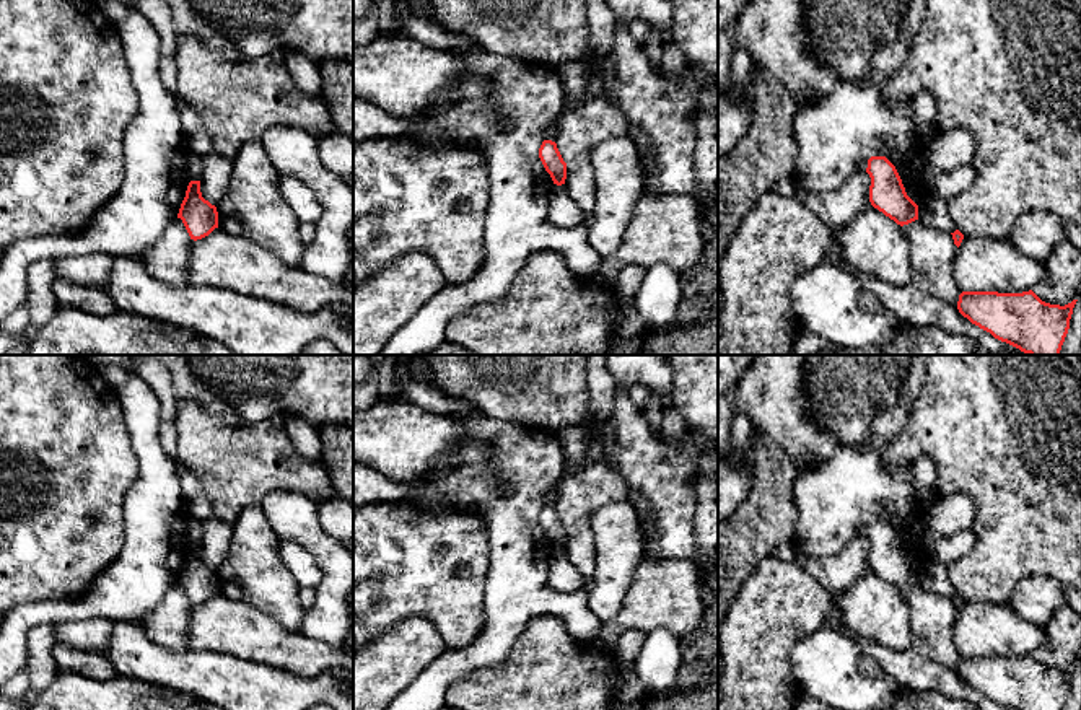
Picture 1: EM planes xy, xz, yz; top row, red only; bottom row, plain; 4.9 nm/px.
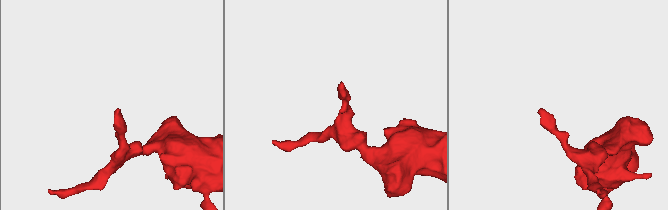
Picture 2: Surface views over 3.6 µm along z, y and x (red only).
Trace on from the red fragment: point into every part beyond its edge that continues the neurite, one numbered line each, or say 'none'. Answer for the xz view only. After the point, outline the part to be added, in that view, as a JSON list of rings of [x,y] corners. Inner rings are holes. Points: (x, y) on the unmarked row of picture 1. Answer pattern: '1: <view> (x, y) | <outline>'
none

